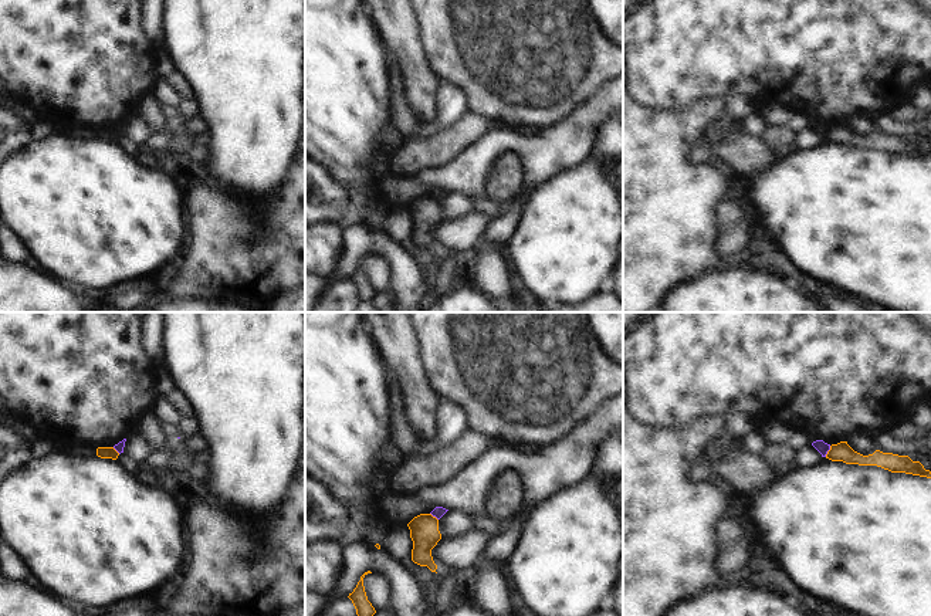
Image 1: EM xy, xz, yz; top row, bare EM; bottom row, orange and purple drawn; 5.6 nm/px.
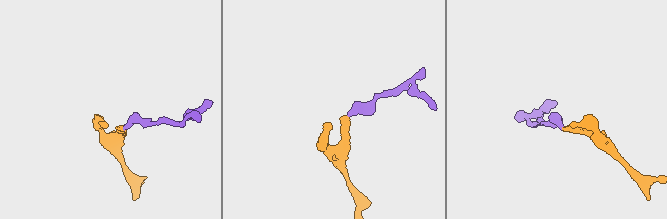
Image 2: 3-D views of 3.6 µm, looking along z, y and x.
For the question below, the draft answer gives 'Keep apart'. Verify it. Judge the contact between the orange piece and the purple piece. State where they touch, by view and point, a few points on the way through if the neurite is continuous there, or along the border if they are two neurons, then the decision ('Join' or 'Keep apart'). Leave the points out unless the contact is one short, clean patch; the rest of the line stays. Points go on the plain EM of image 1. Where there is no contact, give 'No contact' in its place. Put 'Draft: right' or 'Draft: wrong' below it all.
Touches orange at yz (828, 134). Boundary: yz (830, 128), (825, 138). Keep apart
Draft: right

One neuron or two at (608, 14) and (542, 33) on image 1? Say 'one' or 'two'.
two

